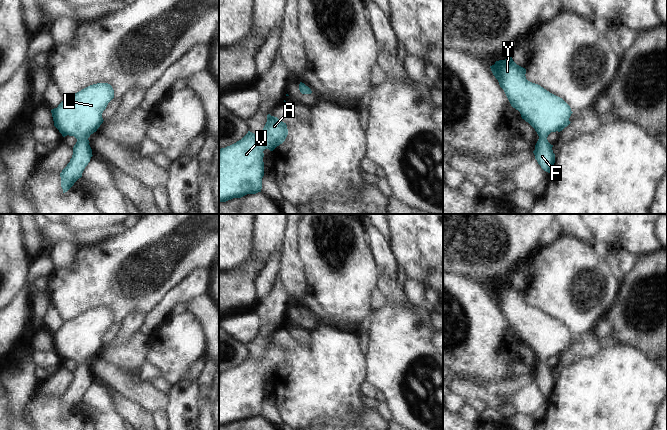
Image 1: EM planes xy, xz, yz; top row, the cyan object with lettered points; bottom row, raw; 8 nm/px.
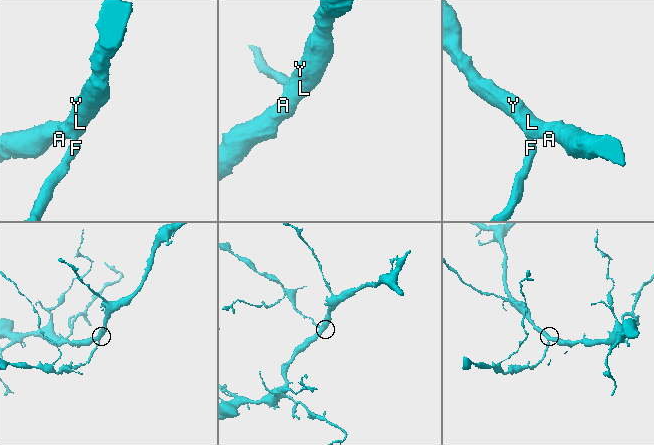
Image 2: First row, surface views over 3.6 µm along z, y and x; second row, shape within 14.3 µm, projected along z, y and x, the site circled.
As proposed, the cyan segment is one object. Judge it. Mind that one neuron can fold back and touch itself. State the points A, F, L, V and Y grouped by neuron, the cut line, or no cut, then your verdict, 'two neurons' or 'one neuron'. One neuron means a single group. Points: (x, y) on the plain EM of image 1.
A F L V Y; no cut; one neuron

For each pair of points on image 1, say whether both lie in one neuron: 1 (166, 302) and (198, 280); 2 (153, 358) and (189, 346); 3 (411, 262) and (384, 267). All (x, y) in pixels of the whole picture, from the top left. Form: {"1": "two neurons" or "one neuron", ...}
{"1": "one neuron", "2": "one neuron", "3": "two neurons"}

